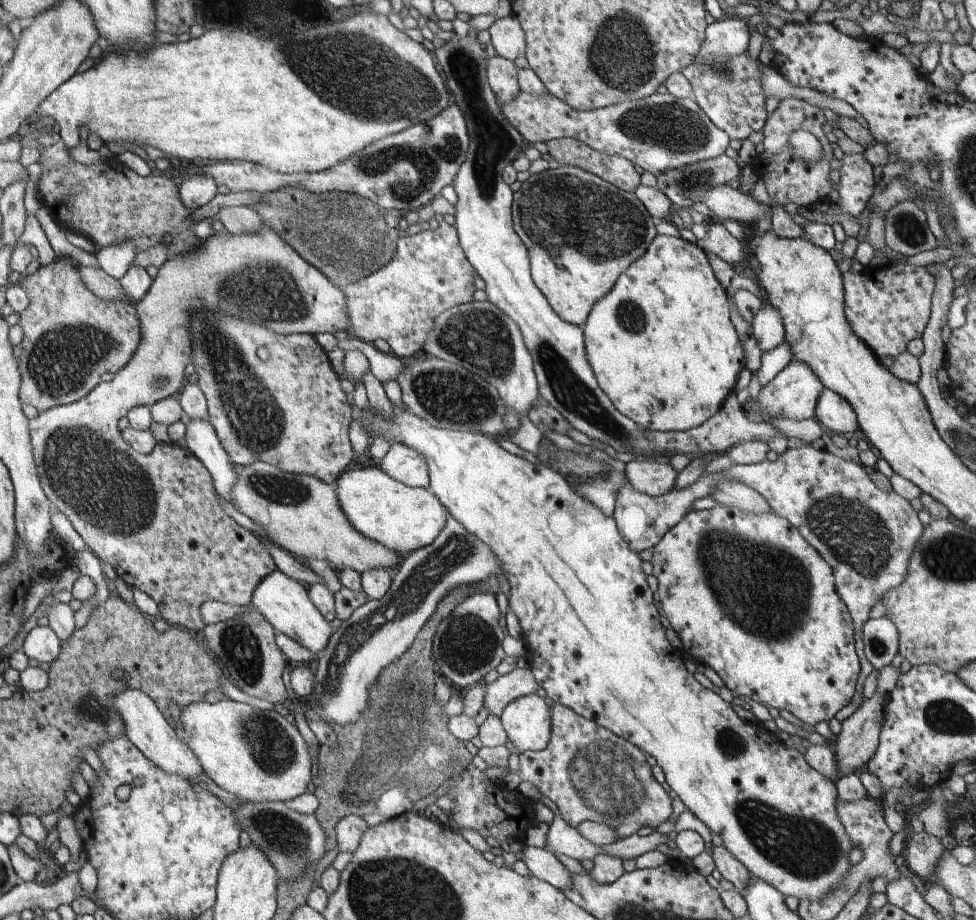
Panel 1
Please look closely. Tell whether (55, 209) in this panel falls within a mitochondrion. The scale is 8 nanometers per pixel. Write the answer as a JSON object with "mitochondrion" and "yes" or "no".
{"mitochondrion":"no"}

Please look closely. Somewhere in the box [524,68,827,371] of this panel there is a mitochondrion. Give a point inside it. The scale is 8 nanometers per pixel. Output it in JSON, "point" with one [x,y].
{"point":[677,128]}

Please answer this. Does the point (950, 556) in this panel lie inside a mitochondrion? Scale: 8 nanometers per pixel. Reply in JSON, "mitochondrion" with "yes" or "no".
{"mitochondrion":"yes"}

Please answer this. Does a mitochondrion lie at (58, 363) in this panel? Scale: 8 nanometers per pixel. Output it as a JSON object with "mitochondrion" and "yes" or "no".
{"mitochondrion":"yes"}

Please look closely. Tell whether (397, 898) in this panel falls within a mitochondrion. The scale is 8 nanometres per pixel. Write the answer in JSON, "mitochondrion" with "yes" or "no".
{"mitochondrion":"yes"}

